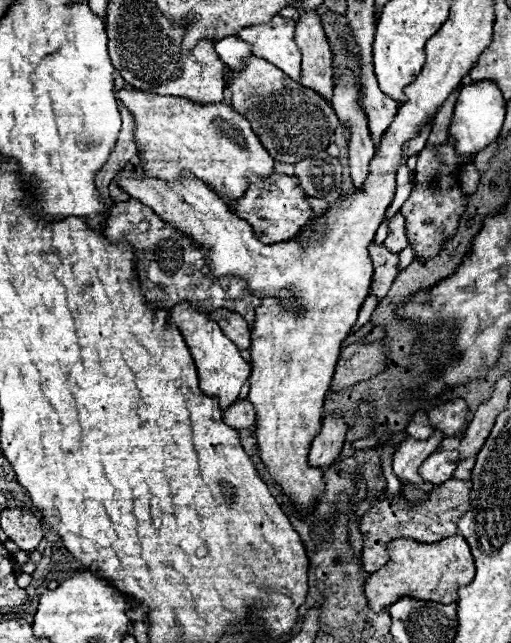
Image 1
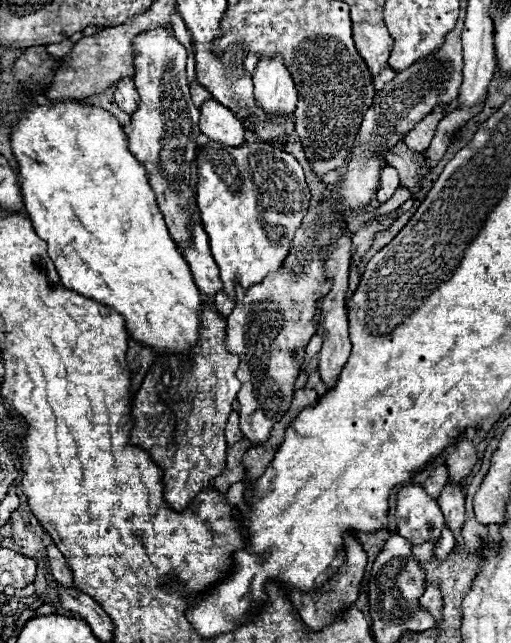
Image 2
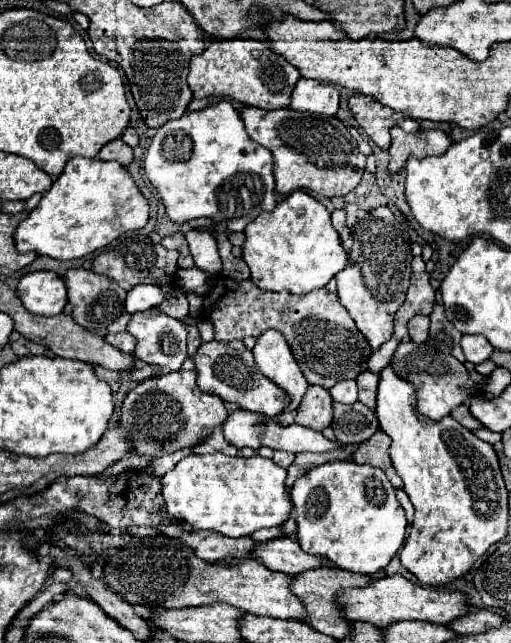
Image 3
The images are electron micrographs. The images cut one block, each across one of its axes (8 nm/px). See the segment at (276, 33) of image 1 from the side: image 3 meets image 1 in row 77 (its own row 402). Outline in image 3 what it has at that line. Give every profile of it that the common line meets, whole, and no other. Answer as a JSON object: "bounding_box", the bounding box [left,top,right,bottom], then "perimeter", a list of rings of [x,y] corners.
{"bounding_box":[252,330,308,414],"perimeter":[[[266,330],[256,340],[252,354],[256,360],[256,368],[288,394],[290,404],[288,408],[284,408],[282,414],[296,410],[300,406],[300,400],[304,398],[308,382],[302,376],[284,336],[278,330]]]}

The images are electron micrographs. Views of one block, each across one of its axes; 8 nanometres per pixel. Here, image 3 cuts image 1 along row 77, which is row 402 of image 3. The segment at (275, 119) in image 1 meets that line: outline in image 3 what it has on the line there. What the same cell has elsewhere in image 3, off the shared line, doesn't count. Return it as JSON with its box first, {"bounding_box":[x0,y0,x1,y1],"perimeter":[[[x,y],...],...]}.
{"bounding_box":[194,340,288,416],"perimeter":[[[238,340],[204,342],[198,348],[194,362],[196,362],[196,372],[198,372],[198,388],[202,388],[202,392],[212,392],[220,396],[224,402],[234,402],[240,408],[260,412],[266,416],[278,416],[288,406],[286,392],[276,388],[276,384],[272,384],[266,376],[262,376],[256,370],[252,352],[246,350],[244,344]]]}

